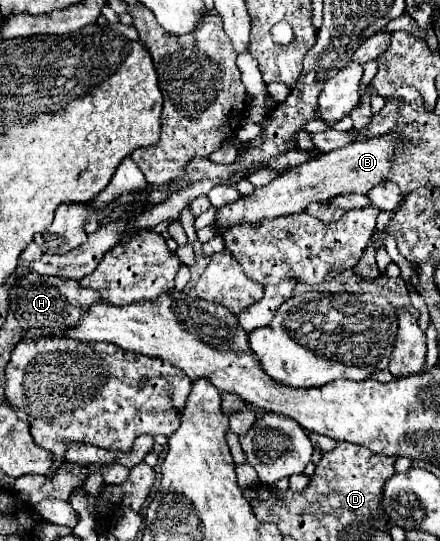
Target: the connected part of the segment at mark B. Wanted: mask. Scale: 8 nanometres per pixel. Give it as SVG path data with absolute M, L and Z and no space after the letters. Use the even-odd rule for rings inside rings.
M384 134L370 140L356 140L344 148L326 152L302 166L286 170L284 174L274 178L268 186L256 188L250 196L244 196L220 208L216 226L220 230L228 230L242 222L258 222L262 218L278 218L278 216L304 212L310 202L326 202L340 194L348 194L348 192L368 194L368 190L384 182L386 174L390 172L390 158L394 154L394 144L396 144L392 140L396 140L392 138L392 134Z

